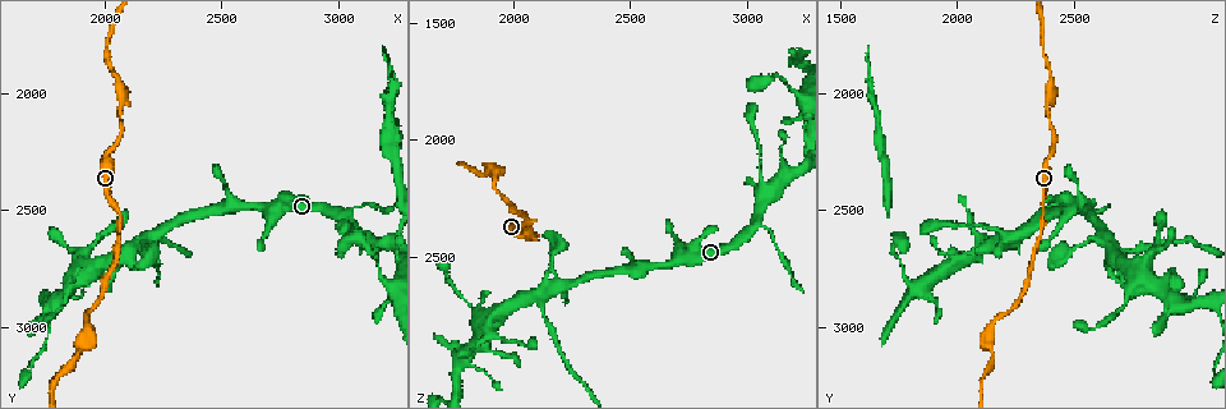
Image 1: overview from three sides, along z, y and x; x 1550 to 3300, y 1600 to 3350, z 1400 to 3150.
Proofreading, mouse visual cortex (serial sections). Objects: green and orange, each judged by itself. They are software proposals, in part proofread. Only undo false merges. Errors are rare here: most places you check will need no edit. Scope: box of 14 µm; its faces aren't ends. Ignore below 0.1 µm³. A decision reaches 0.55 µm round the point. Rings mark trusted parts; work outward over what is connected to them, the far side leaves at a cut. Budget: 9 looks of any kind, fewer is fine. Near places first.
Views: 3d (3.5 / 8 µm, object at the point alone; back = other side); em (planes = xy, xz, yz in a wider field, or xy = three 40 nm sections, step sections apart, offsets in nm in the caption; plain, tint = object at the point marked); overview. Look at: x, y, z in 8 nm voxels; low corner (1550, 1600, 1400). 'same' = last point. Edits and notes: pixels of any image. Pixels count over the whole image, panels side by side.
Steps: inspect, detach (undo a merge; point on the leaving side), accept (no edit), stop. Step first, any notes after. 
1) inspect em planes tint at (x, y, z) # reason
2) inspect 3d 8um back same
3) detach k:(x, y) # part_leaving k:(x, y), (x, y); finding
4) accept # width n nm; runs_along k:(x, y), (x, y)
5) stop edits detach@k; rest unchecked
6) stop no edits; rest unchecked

inspect 3d 3.5um back at (3070, 2610, 2190) # three arms meet

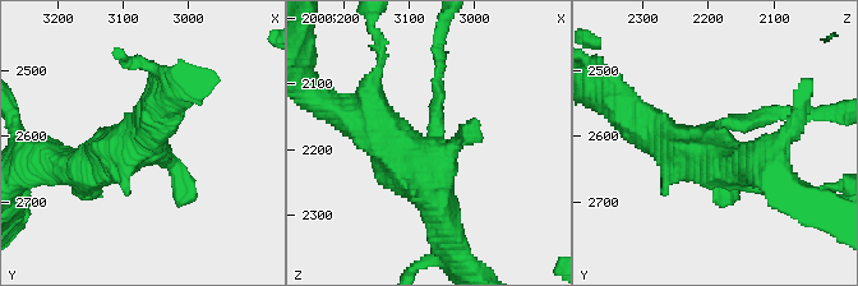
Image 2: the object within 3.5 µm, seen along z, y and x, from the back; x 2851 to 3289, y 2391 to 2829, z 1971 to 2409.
inspect em xy step 2 tint same

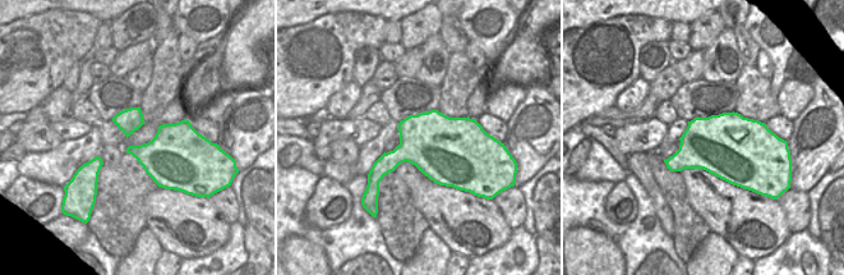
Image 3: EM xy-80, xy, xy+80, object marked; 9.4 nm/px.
inspect em xy step 3 tint same

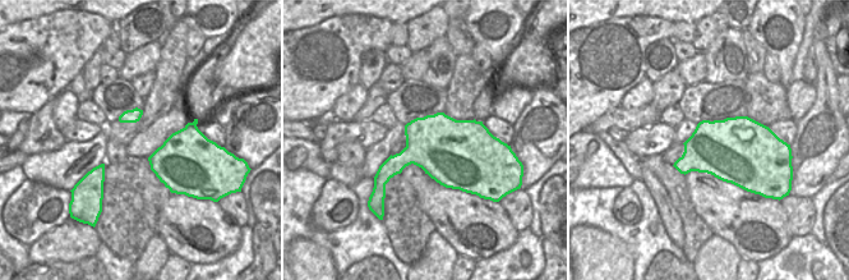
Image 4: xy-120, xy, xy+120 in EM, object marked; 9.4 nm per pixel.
accept # runs_along 2:(439, 233), (436, 197), (350, 115); one cell here

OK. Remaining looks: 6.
inspect 3d 3.5um back at (3160, 2710, 1770) # narrows sharply

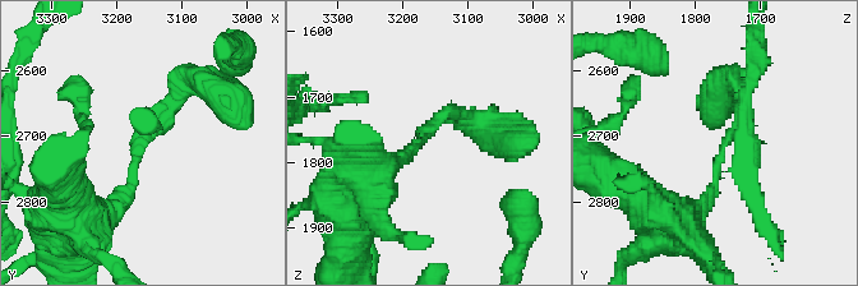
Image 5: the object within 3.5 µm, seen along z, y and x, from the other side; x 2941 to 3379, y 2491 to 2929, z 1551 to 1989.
inspect em planes plain at (3170, 2715, 1760) # need the tissue

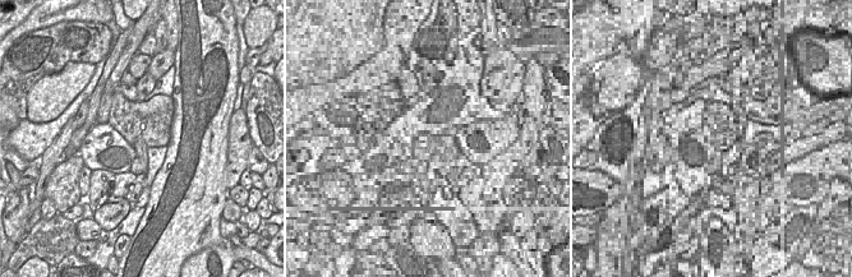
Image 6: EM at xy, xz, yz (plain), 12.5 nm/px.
inspect em planes tint same

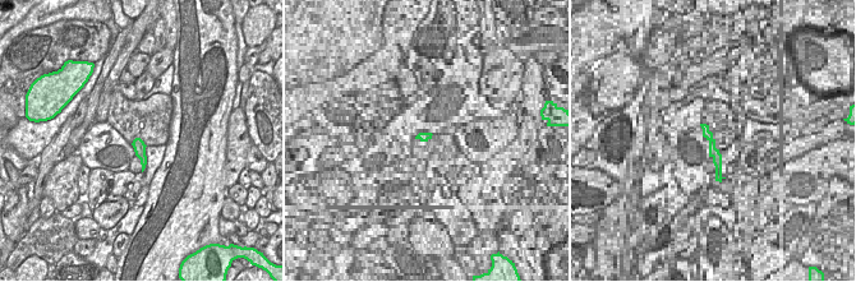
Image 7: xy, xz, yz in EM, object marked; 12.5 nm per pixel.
accept # arm_widths 200, 200 nm; runs_along 5:(102, 215), (185, 90); one cell here

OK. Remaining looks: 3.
inspect 3d 3.5um at (2030, 1890, 2400) # sudden change in width

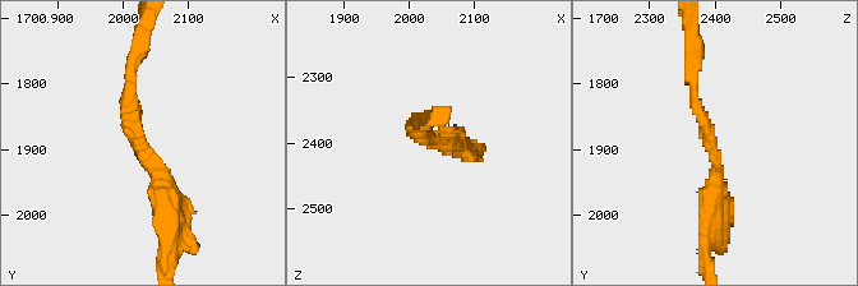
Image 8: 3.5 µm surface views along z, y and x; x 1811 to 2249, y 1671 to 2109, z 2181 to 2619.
inspect em xy step 2 tint at (2025, 1890, 2390)

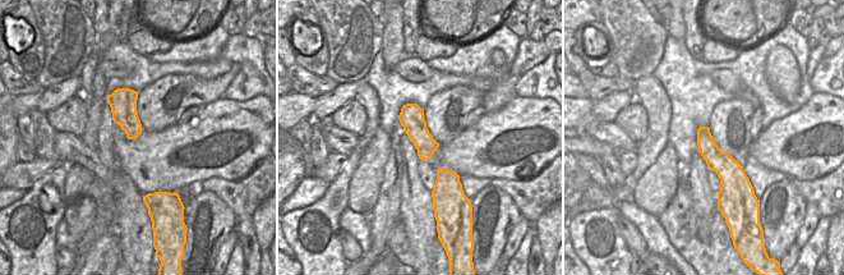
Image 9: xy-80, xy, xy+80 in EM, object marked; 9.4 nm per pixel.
accept # arm_widths 150, 300 nm; runs_along 8:(167, 217), (129, 111), (133, 61); one cell here

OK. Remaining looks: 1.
stop no edits; rest unchecked

